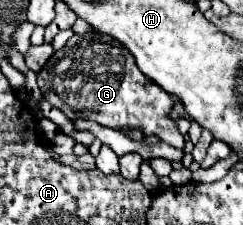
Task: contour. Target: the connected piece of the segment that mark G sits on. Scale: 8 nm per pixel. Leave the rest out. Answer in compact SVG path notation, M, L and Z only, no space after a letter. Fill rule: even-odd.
M100 32L74 34L66 46L48 60L38 74L38 86L44 98L70 120L92 120L114 130L122 126L144 128L144 134L156 134L162 142L182 150L184 138L176 128L176 122L166 118L172 110L172 96L148 80L136 66L134 56L120 46L118 40Z

